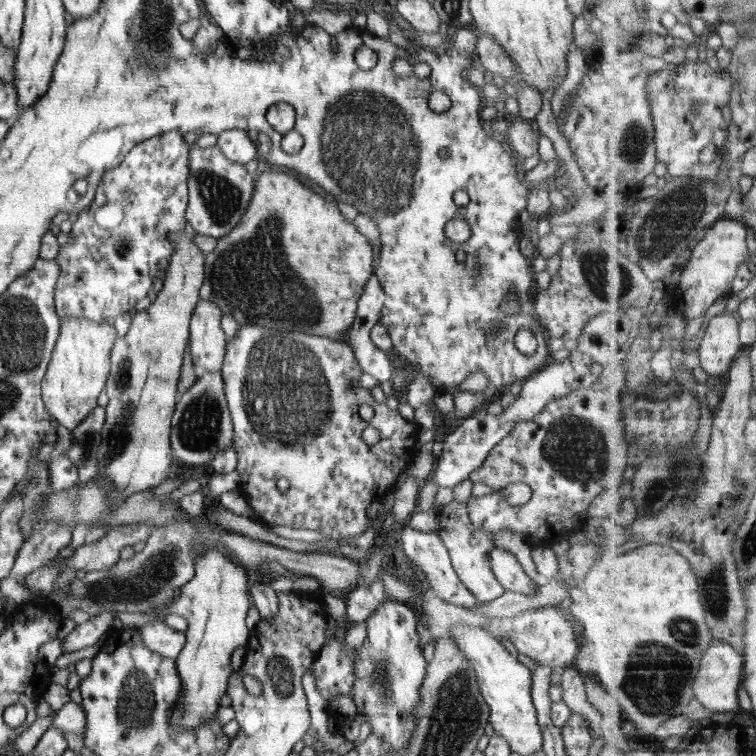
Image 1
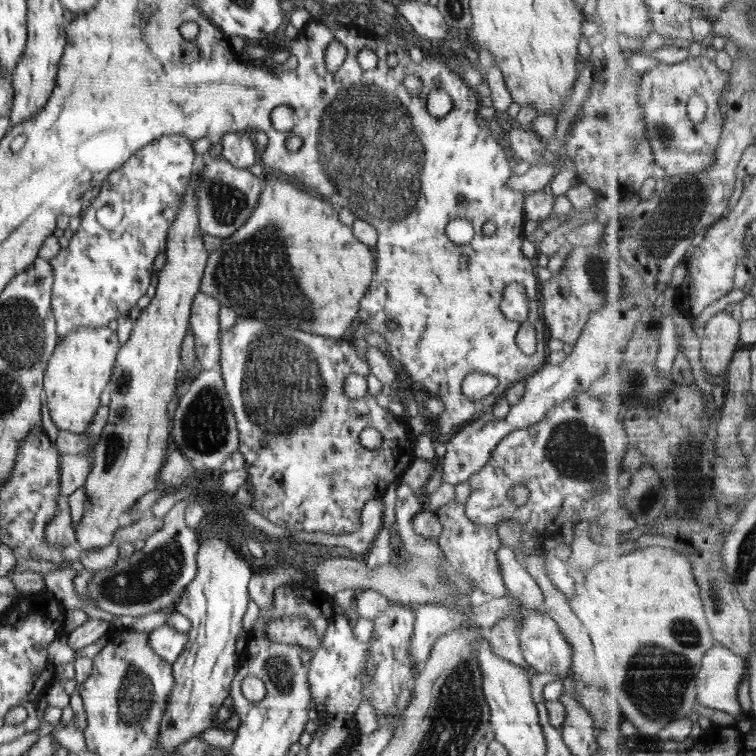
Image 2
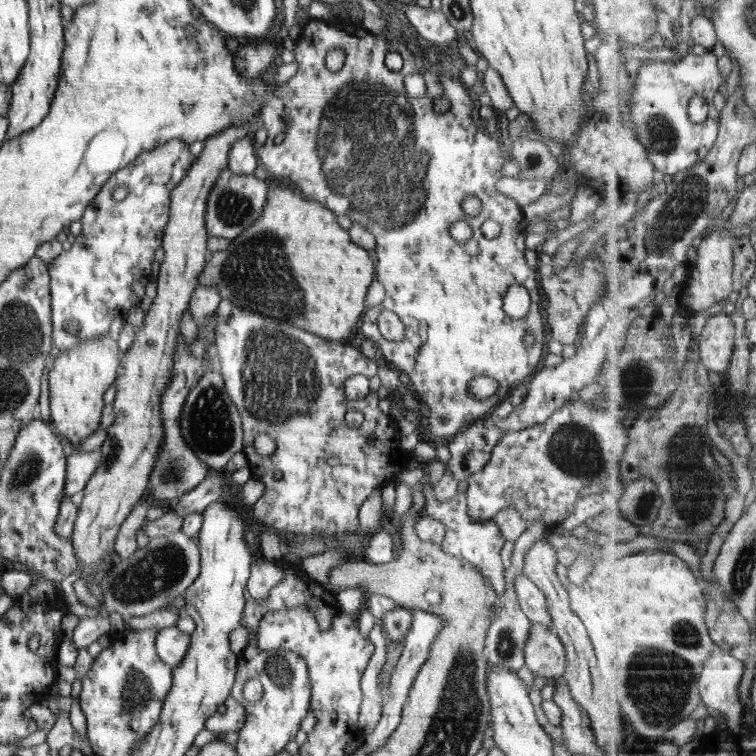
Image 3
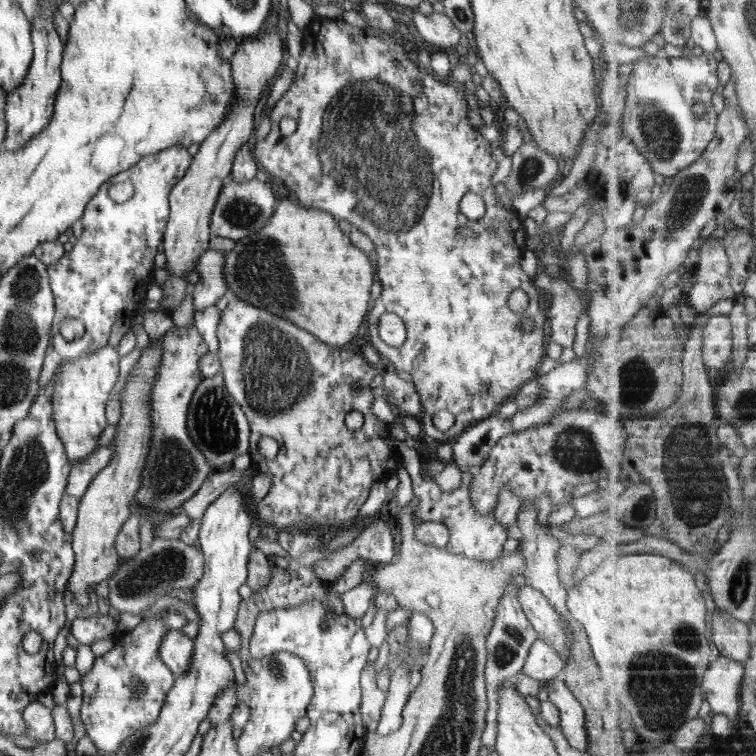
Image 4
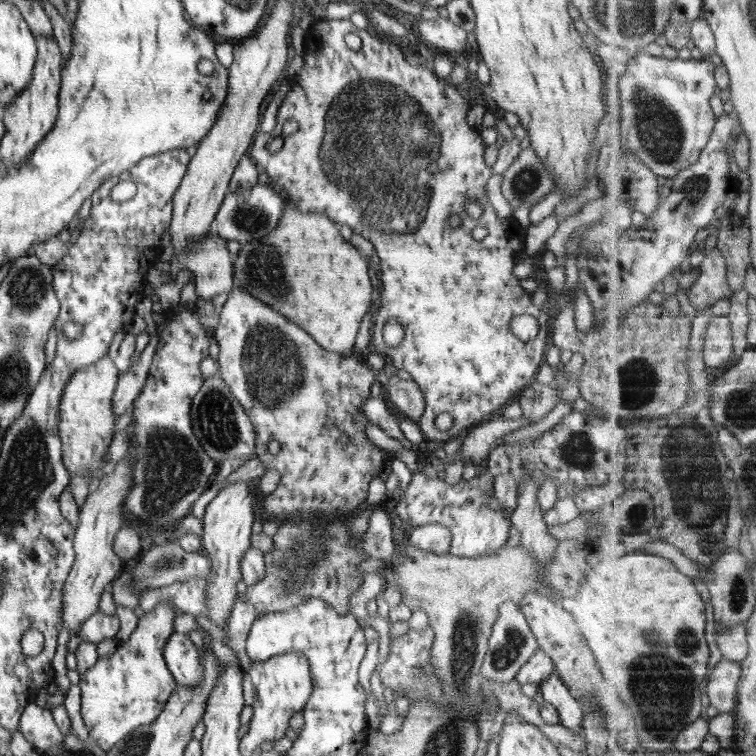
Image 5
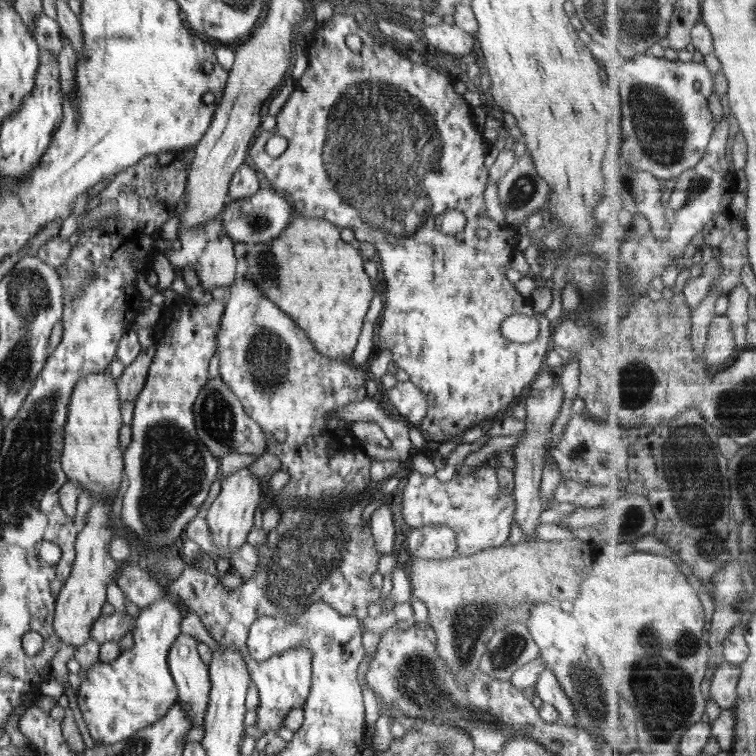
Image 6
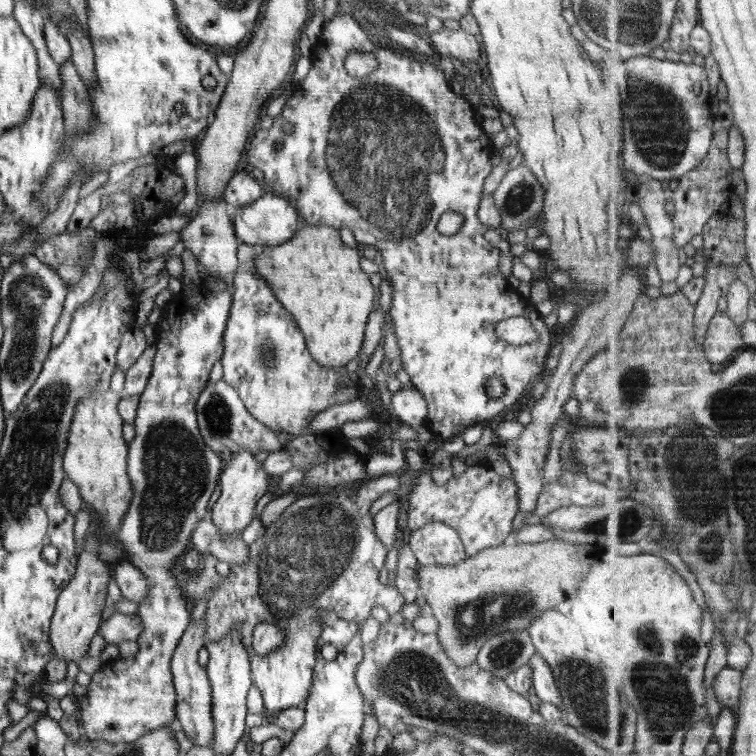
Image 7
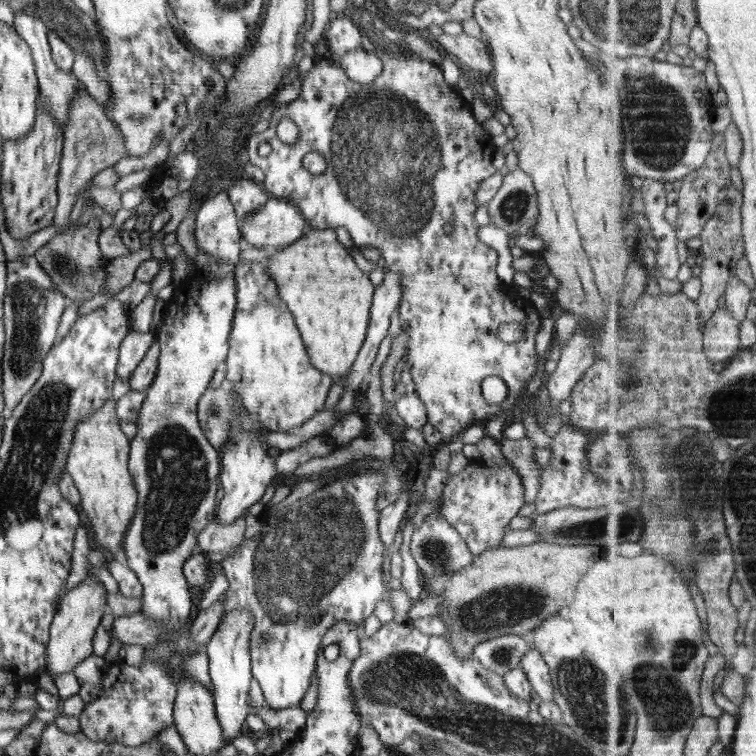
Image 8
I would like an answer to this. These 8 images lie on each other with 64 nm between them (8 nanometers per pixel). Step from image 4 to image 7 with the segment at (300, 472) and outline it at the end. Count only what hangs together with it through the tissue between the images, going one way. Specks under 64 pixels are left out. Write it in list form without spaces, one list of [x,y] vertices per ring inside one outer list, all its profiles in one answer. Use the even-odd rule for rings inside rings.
[[[255,267],[249,269],[238,269],[235,271],[233,279],[232,302],[230,314],[228,315],[226,332],[224,332],[223,355],[220,359],[223,370],[223,380],[227,382],[242,399],[247,411],[258,422],[270,428],[270,430],[278,432],[285,430],[294,436],[294,440],[284,448],[288,451],[288,456],[293,462],[294,468],[302,468],[308,464],[313,464],[302,482],[290,487],[287,492],[294,488],[304,488],[303,496],[315,494],[317,491],[337,487],[352,487],[355,484],[360,484],[365,481],[369,475],[366,472],[365,458],[362,458],[352,449],[348,451],[350,456],[340,456],[336,458],[336,462],[332,462],[330,466],[326,464],[330,454],[326,453],[330,449],[333,435],[331,434],[311,434],[309,431],[310,423],[313,418],[329,406],[347,401],[355,401],[358,399],[358,388],[361,385],[360,380],[348,380],[345,389],[340,390],[338,384],[342,382],[342,376],[346,374],[345,368],[328,368],[317,363],[308,350],[304,336],[299,330],[299,325],[293,319],[293,316],[288,312],[279,300],[276,300],[270,285],[255,272]]]

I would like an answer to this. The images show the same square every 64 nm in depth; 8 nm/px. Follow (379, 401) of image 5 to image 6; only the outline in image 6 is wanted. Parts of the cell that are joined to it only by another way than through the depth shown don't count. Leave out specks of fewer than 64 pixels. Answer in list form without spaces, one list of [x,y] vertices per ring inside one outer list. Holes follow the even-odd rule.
[[[364,397],[358,402],[351,402],[344,408],[338,408],[333,412],[334,422],[346,421],[372,421],[378,424],[391,440],[392,450],[394,454],[384,454],[384,458],[376,458],[376,460],[391,461],[402,460],[408,462],[414,447],[408,437],[408,422],[398,421],[392,418],[392,415],[386,414],[382,404],[372,397]]]

